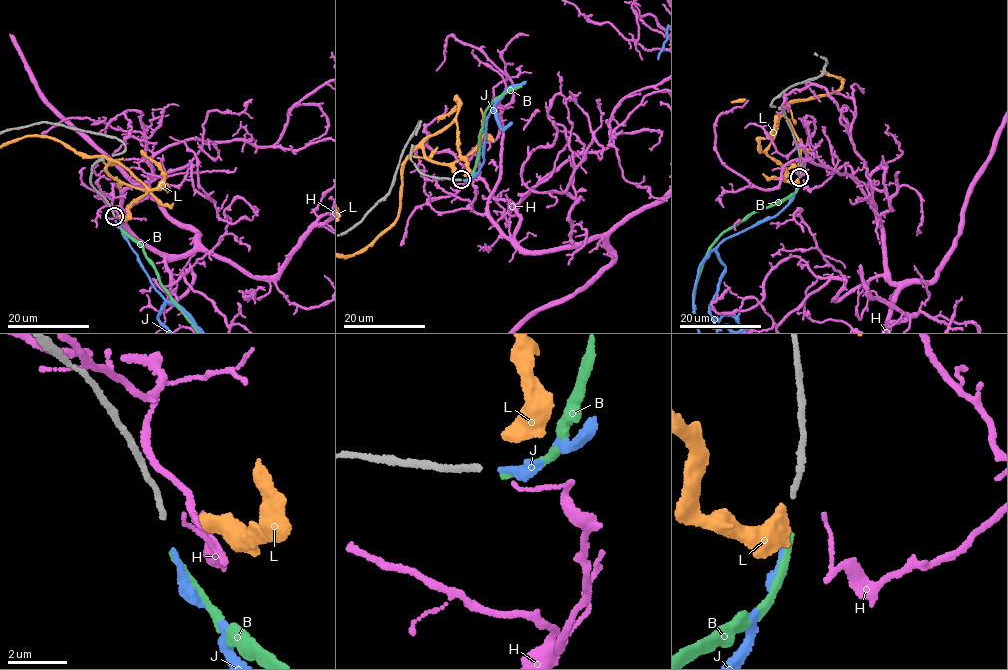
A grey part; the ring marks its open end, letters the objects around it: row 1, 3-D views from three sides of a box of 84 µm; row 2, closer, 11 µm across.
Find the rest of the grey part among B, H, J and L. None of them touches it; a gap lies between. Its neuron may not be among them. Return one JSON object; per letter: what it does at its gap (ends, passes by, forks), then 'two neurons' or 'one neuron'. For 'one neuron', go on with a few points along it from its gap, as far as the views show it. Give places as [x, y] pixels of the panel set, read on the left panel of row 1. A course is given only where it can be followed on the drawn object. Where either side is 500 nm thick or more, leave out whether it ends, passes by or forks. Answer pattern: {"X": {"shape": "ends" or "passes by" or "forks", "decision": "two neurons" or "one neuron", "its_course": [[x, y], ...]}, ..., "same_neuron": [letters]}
{"B": {"shape": "ends", "decision": "two neurons"}, "H": {"shape": "ends", "decision": "two neurons"}, "J": {"shape": "ends", "decision": "one neuron"}, "L": {"shape": "ends", "decision": "two neurons"}, "same_neuron": ["J"]}

